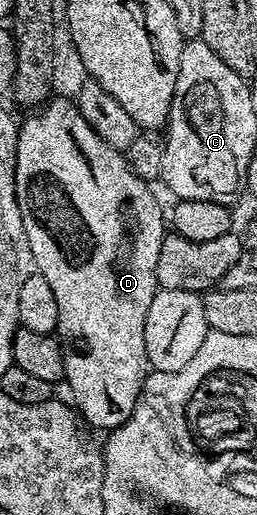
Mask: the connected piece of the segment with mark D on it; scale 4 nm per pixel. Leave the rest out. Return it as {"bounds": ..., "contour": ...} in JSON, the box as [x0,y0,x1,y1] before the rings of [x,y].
{"bounds":[16,95,166,431],"contour":[[[59,95],[53,96],[43,107],[29,112],[25,121],[21,120],[16,135],[16,198],[18,211],[22,211],[22,227],[26,227],[26,239],[30,243],[32,263],[35,272],[40,273],[50,283],[54,290],[54,300],[58,302],[58,323],[55,336],[58,338],[64,351],[64,381],[72,392],[70,398],[77,414],[85,422],[88,421],[96,429],[111,431],[126,423],[134,411],[134,403],[138,401],[140,388],[144,385],[144,378],[150,372],[148,356],[146,355],[146,311],[150,311],[150,299],[154,299],[157,291],[156,268],[158,267],[158,251],[162,251],[162,243],[166,236],[166,213],[160,210],[160,201],[152,194],[153,186],[144,181],[128,166],[128,158],[121,150],[110,147],[86,123],[82,111],[75,100]]]}

